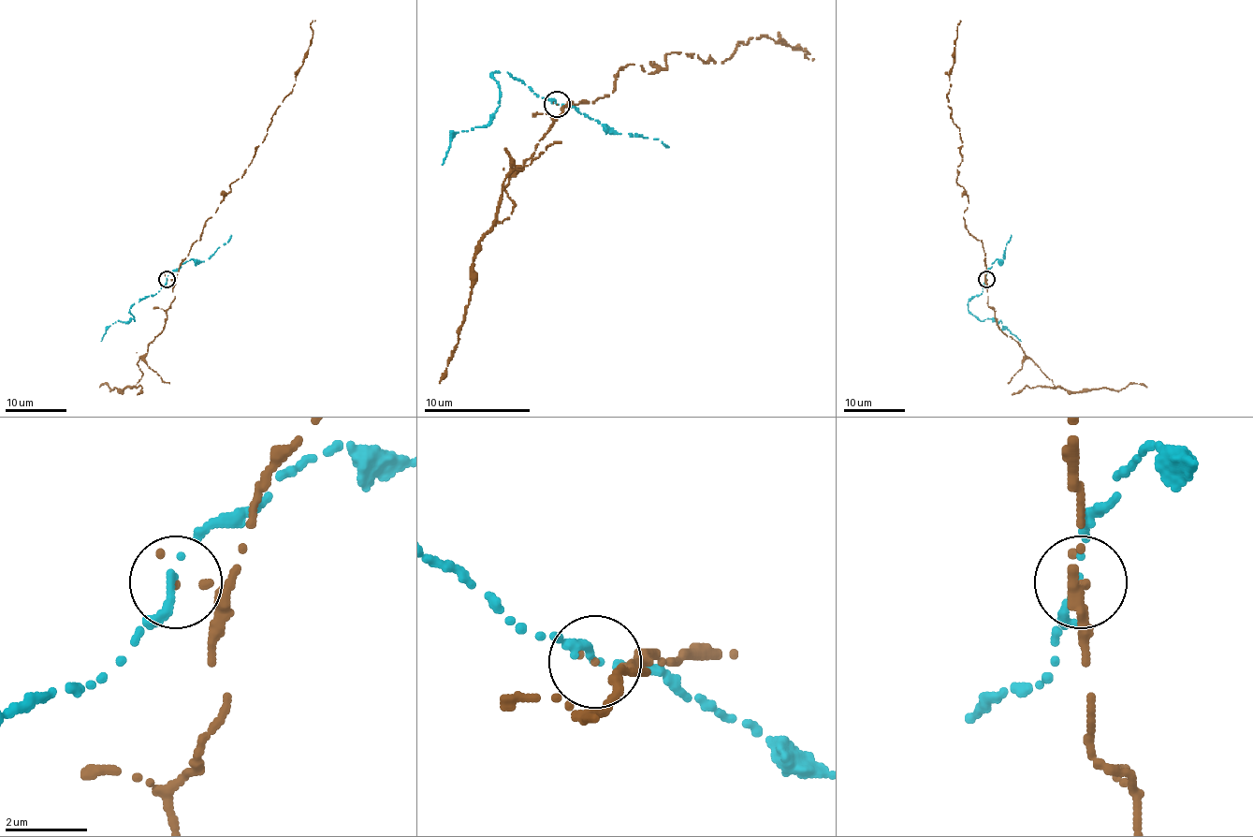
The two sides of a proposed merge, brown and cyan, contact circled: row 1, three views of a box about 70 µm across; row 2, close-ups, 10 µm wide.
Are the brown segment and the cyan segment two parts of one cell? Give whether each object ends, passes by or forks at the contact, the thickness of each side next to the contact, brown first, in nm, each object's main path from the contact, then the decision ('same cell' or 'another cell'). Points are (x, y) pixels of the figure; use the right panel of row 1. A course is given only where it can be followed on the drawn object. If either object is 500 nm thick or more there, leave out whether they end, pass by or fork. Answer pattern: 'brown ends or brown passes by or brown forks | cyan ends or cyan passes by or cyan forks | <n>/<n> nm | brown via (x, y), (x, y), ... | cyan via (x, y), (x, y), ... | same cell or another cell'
brown ends | cyan passes by | 170/160 nm | brown via (985, 280), (983, 242), (964, 223), (968, 199), (956, 183), (961, 137), (947, 106), (949, 72), (960, 20) | cyan via (985, 280), (983, 292), (968, 301), (968, 309), (982, 321), (994, 318), (999, 321), (1021, 341) | another cell

